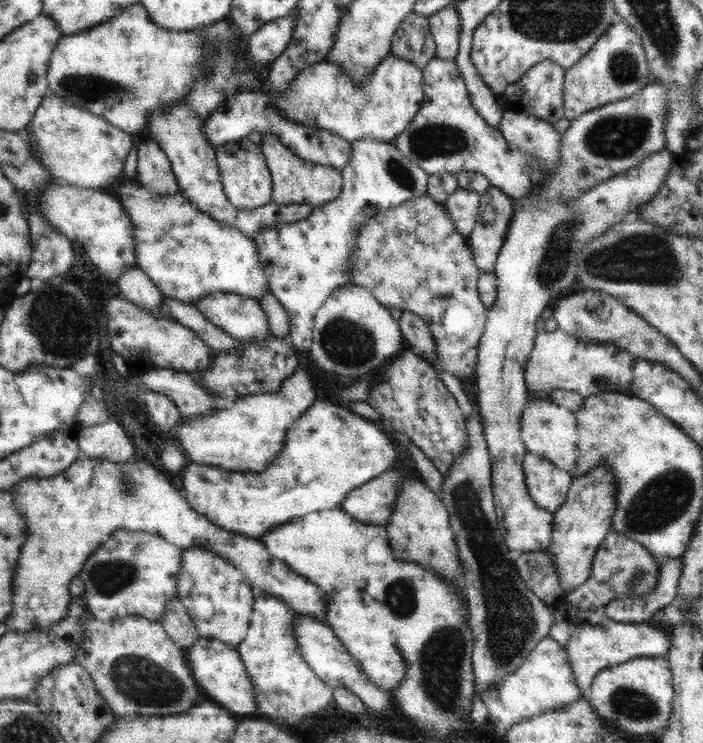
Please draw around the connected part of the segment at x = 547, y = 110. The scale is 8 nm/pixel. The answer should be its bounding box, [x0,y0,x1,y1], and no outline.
[505,60,565,125]

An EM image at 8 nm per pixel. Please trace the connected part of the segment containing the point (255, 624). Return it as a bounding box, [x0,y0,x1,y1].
[237,593,333,726]

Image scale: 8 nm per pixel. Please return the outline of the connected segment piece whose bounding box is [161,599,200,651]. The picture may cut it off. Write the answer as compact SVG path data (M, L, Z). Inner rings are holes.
M169 600L162 617L164 630L176 646L186 651L199 639L199 632L195 629L192 617L188 616L186 607L180 600Z

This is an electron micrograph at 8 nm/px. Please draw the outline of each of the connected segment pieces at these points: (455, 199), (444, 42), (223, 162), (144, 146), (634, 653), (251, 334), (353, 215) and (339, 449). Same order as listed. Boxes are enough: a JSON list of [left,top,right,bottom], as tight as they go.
[[442,187,481,238],[429,5,460,60],[216,138,273,210],[137,135,179,196],[548,598,671,694],[195,292,271,342],[254,139,429,350],[182,398,398,539]]

